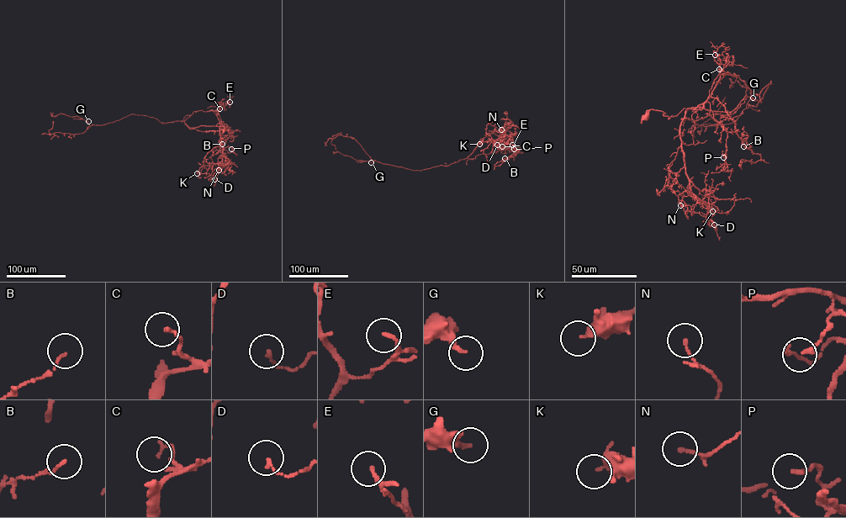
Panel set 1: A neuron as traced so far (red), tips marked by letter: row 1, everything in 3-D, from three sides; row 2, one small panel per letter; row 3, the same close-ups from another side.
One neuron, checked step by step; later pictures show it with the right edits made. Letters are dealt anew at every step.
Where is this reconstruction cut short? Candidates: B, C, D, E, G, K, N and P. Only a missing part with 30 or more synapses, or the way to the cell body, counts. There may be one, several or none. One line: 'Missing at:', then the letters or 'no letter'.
Missing at: no letter

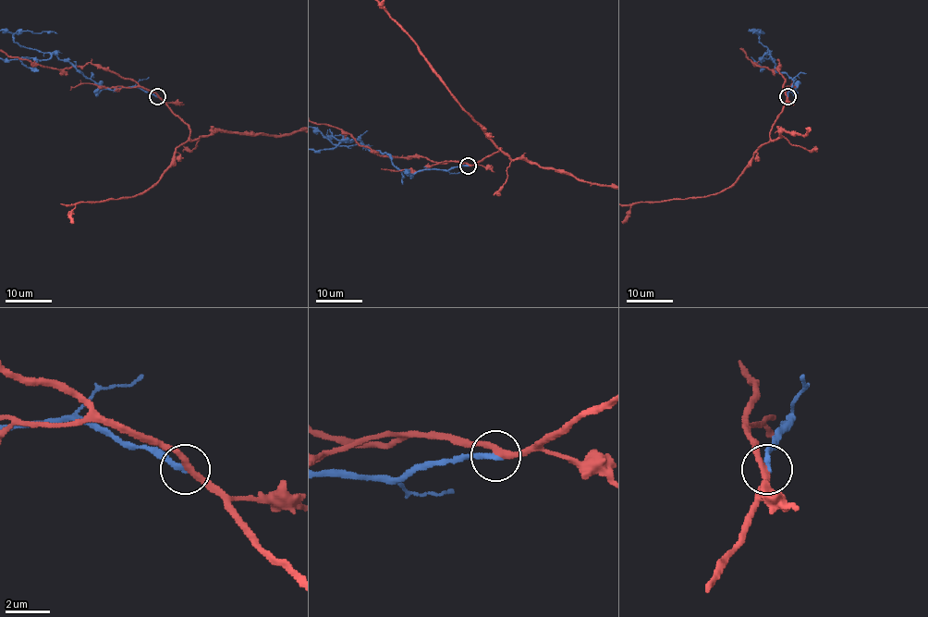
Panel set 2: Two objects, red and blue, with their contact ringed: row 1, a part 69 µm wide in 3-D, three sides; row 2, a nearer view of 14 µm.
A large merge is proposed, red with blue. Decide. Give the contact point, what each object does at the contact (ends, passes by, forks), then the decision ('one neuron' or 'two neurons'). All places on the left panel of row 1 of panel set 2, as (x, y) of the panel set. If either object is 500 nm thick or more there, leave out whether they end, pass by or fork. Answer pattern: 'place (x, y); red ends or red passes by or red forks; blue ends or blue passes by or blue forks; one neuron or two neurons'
place (157, 96); red passes by; blue ends; two neurons

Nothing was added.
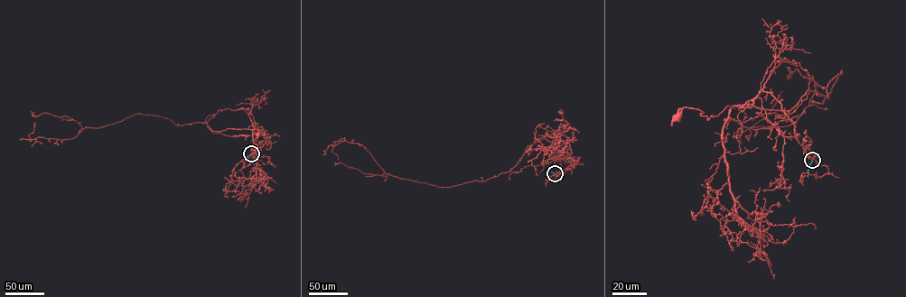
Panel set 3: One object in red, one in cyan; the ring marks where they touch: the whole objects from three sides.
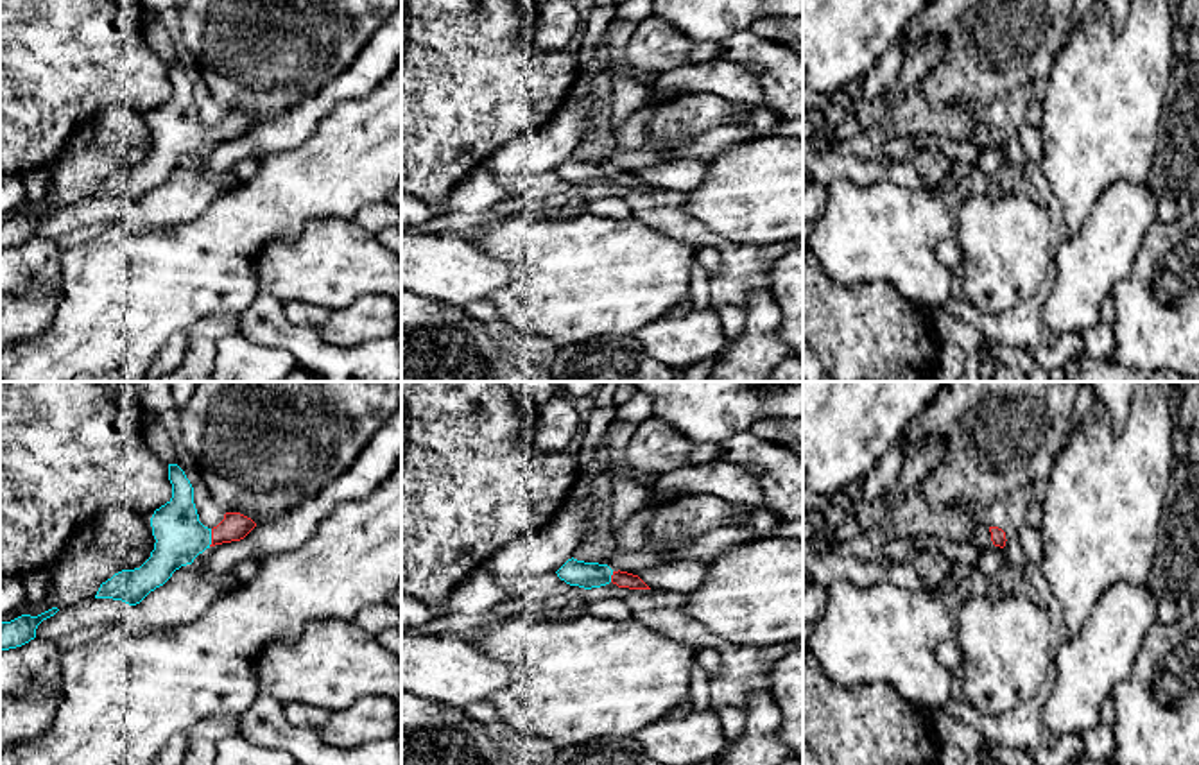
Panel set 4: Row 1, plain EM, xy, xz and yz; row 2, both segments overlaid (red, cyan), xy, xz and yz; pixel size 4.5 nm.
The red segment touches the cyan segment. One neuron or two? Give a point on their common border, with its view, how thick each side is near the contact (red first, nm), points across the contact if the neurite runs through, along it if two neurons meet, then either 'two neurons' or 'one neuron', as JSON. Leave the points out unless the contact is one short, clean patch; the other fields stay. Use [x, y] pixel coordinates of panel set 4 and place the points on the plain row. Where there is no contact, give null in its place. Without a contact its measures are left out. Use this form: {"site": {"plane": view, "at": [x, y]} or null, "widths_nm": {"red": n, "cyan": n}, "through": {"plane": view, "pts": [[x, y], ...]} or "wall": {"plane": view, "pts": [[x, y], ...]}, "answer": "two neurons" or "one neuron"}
{"site": {"plane": "xy", "at": [212, 137]}, "widths_nm": {"red": 120, "cyan": 220}, "through": {"plane": "xy", "pts": [[233, 126], [212, 137], [180, 135]]}, "answer": "one neuron"}

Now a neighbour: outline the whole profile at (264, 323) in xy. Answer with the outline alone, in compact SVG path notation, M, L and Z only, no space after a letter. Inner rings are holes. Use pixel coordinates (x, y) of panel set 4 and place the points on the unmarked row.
M260 294L238 315L237 331L247 340L274 346L310 367L323 382L401 382L401 346L394 337L357 346L333 346L314 330L292 324L276 296Z

